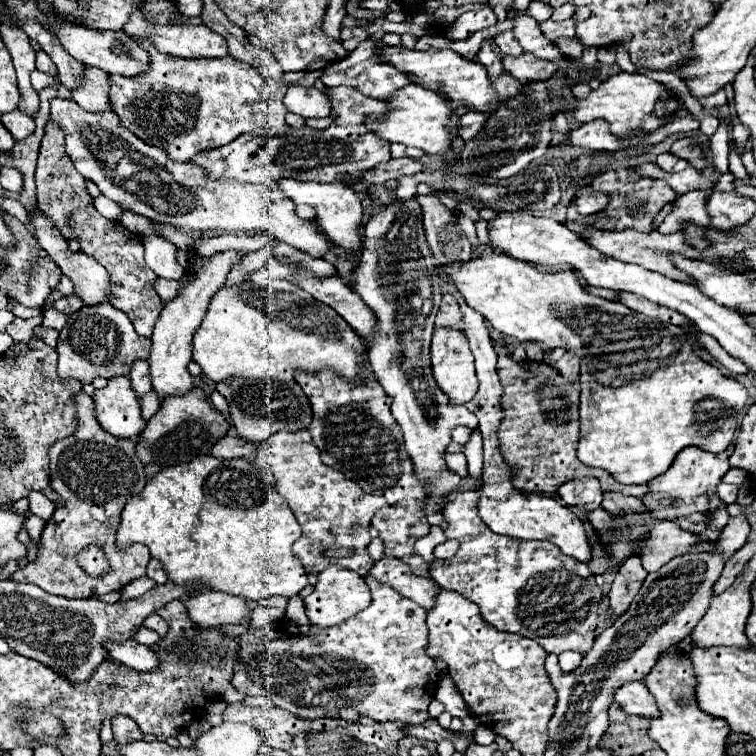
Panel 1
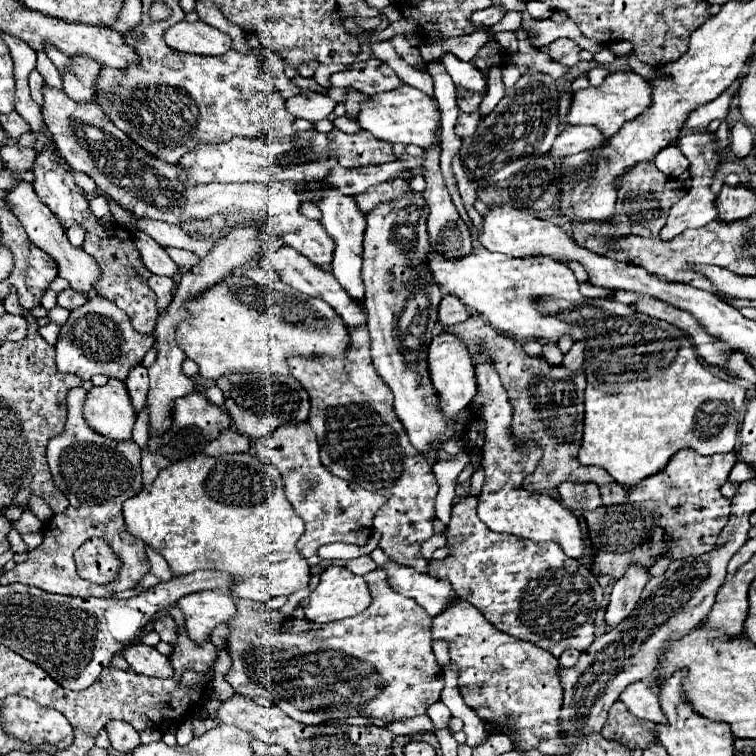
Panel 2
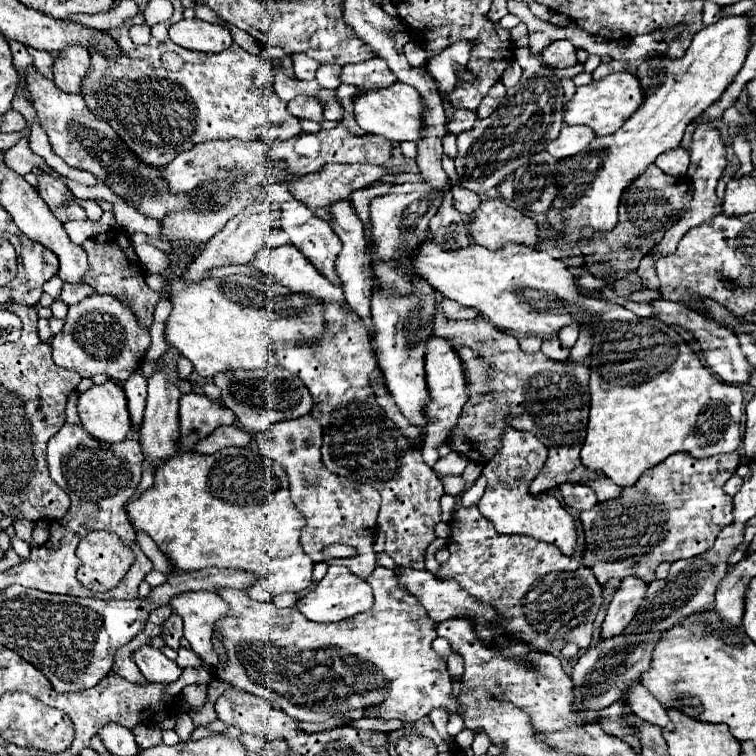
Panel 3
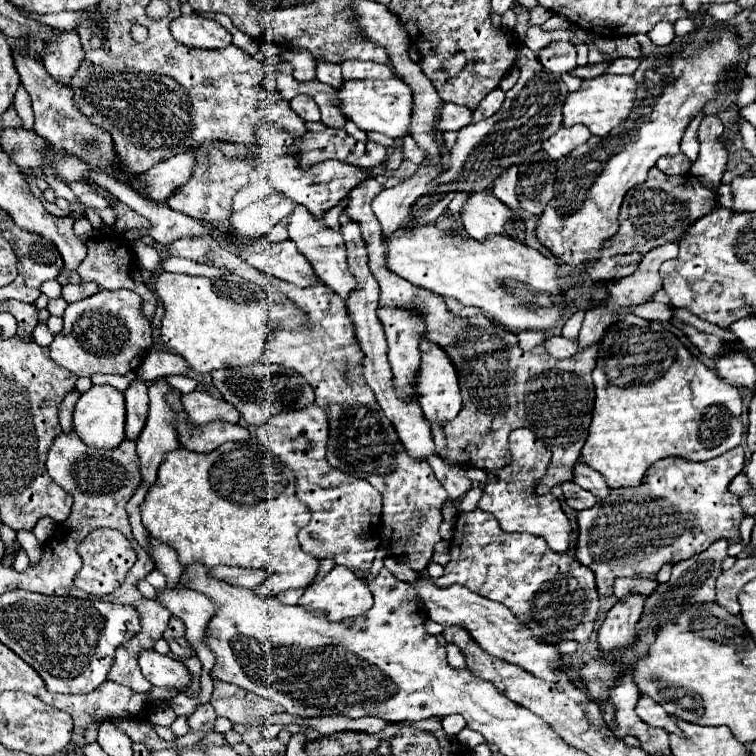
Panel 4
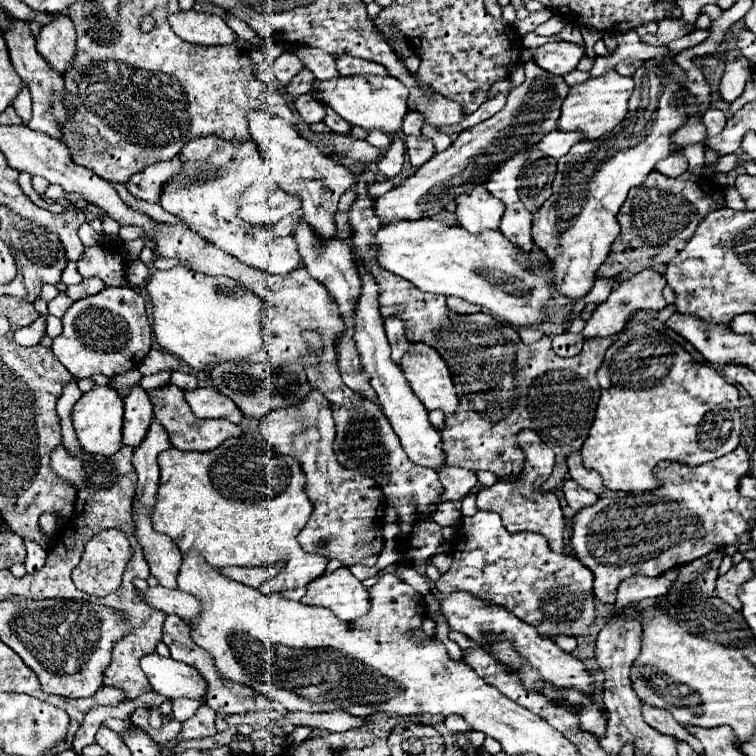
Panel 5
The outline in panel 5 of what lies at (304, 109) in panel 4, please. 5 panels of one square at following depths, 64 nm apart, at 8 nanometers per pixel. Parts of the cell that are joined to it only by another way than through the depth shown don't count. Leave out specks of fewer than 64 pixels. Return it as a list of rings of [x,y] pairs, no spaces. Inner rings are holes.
[[[302,94],[294,100],[294,110],[300,114],[300,118],[306,124],[314,124],[314,122],[322,122],[324,118],[324,106],[312,98],[312,94]]]

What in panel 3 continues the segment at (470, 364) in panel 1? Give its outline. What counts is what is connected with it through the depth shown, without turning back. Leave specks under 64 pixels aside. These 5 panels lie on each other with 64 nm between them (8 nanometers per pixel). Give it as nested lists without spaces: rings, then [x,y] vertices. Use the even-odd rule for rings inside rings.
[[[432,336],[428,340],[428,344],[426,344],[426,380],[428,380],[428,388],[430,388],[430,396],[432,396],[432,404],[428,408],[428,418],[432,420],[432,426],[428,426],[428,432],[426,432],[428,436],[424,438],[422,456],[424,456],[424,462],[428,466],[432,466],[438,460],[438,448],[452,434],[452,428],[456,426],[456,422],[462,414],[462,406],[468,402],[468,392],[470,392],[466,374],[464,374],[464,366],[462,366],[462,358],[452,348],[452,342],[448,338]]]

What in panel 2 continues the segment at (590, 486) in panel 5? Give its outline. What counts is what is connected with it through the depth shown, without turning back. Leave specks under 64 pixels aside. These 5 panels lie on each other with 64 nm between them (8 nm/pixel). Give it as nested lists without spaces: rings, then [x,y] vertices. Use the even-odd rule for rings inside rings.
[[[606,484],[606,486],[600,486],[600,494],[602,494],[602,500],[604,500],[606,506],[624,502],[624,500],[628,498],[628,492],[626,492],[620,484]]]

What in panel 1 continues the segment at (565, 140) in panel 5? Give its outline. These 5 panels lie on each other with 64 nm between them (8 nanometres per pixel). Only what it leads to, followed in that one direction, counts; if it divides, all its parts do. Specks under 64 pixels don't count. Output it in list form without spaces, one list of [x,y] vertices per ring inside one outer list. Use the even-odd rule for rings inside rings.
[[[602,118],[576,126],[568,134],[568,144],[584,148],[584,150],[610,150],[610,152],[632,148],[632,144],[628,144],[628,140],[614,136],[608,128],[608,122]]]

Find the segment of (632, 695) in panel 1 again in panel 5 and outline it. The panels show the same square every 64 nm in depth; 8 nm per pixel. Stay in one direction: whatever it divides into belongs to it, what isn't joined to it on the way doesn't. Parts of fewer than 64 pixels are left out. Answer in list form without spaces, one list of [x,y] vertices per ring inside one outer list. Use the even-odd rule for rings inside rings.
[[[644,704],[644,706],[642,706],[642,718],[644,718],[644,722],[650,724],[654,730],[664,732],[664,734],[670,734],[670,736],[674,736],[676,740],[684,740],[684,742],[688,742],[696,752],[702,752],[702,744],[700,744],[694,736],[690,736],[690,734],[686,732],[686,728],[672,718],[670,712],[666,712],[666,710],[662,710],[662,708],[654,708],[654,706],[650,706],[650,704]]]

